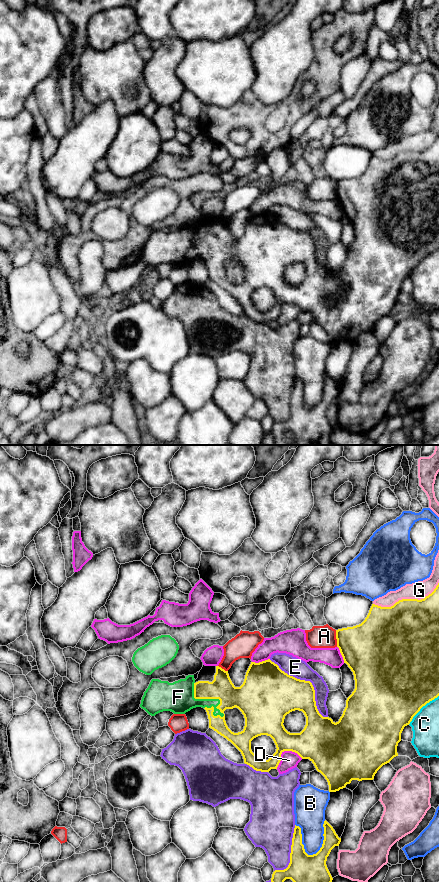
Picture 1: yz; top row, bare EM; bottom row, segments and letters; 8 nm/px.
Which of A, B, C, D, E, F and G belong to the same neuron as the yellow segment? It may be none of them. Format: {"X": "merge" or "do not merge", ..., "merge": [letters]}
{"A": "do not merge", "B": "do not merge", "C": "do not merge", "D": "do not merge", "E": "do not merge", "F": "merge", "G": "do not merge", "merge": ["F"]}

